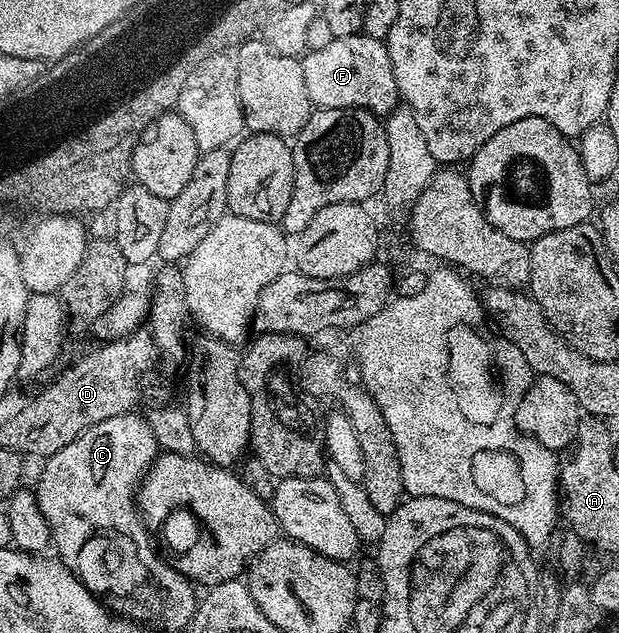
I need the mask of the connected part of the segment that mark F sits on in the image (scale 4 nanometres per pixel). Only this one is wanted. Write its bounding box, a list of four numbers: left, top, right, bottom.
[301,31,400,115]

